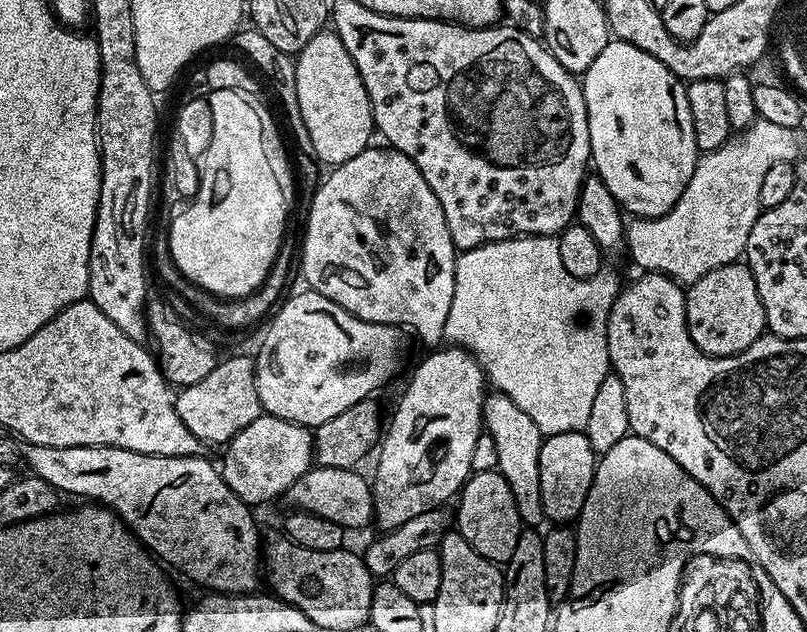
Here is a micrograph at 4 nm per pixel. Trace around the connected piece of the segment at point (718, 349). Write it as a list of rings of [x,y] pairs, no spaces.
[[[747,263],[718,266],[718,270],[702,274],[702,278],[687,289],[684,301],[690,338],[694,346],[708,356],[733,356],[749,348],[759,336],[765,335],[762,298],[758,298],[758,286]]]

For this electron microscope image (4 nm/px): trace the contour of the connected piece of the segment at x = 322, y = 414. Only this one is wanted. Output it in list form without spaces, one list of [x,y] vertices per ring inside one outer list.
[[[303,291],[288,301],[285,299],[275,309],[272,325],[260,344],[260,353],[255,353],[254,363],[261,409],[267,415],[286,418],[286,422],[314,430],[322,426],[322,422],[330,422],[330,418],[342,414],[342,410],[350,410],[350,406],[369,399],[376,394],[372,392],[378,391],[395,374],[400,364],[401,329],[390,324],[366,322],[322,294]]]

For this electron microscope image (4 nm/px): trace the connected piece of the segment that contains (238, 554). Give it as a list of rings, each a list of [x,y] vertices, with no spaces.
[[[24,444],[22,460],[31,475],[50,482],[50,486],[61,494],[84,496],[85,501],[99,502],[112,509],[132,535],[144,545],[157,561],[165,565],[173,564],[180,572],[185,572],[204,590],[216,594],[252,594],[257,591],[256,571],[262,568],[262,539],[256,529],[253,509],[244,504],[226,486],[219,467],[211,464],[204,456],[183,456],[166,458],[138,454],[134,450],[103,448],[102,446],[38,446]]]

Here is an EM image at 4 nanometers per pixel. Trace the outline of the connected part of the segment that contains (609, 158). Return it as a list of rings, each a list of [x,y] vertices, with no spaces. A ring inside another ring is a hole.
[[[612,38],[582,74],[582,87],[595,175],[606,182],[610,194],[614,194],[625,213],[633,212],[631,215],[636,218],[666,214],[676,205],[678,198],[682,198],[682,190],[686,190],[698,159],[685,81],[662,66],[658,58],[650,58],[646,50],[638,50],[638,46],[630,46],[630,42]]]

